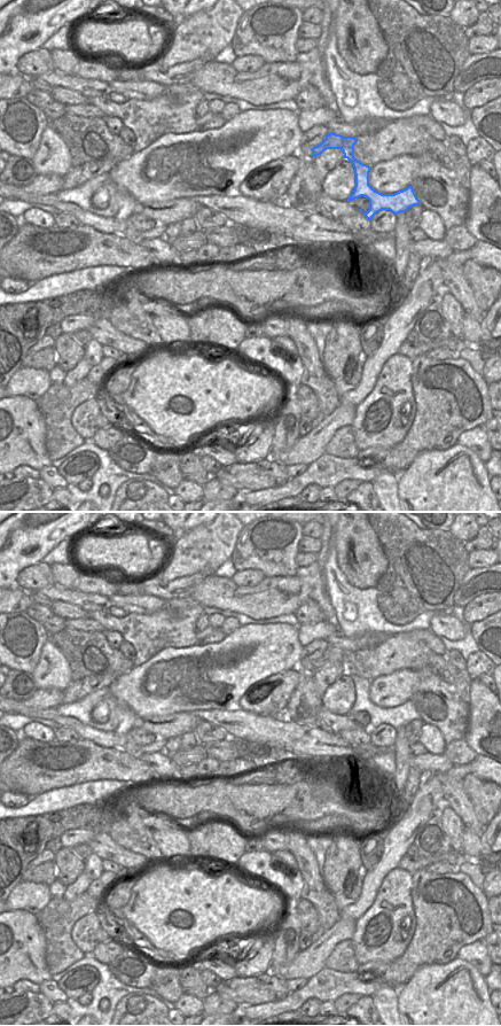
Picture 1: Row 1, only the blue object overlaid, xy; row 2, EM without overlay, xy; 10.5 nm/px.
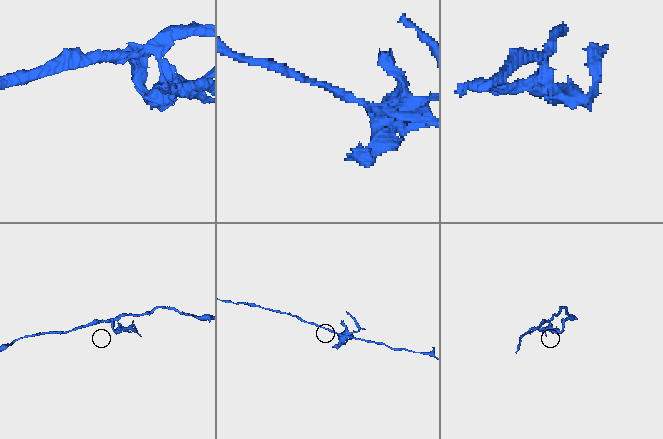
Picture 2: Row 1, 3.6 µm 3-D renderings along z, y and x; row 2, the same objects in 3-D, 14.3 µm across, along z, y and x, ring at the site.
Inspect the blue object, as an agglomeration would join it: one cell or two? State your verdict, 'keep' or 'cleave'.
keep

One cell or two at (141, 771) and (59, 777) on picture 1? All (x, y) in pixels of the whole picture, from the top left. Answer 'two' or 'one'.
one

